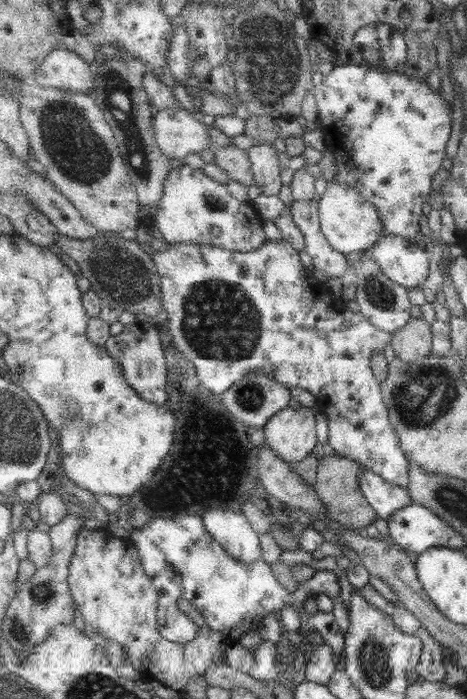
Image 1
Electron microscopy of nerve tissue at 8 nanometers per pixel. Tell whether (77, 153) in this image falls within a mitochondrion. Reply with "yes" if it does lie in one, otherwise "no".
yes

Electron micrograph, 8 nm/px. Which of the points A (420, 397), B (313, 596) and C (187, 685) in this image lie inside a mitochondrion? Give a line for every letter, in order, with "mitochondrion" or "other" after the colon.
A: mitochondrion
B: other
C: other

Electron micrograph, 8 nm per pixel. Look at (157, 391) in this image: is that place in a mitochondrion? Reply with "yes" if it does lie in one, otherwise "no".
no

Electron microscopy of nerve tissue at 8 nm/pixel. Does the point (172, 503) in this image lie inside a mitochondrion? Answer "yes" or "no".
no

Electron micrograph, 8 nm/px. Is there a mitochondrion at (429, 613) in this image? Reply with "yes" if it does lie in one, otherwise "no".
no

